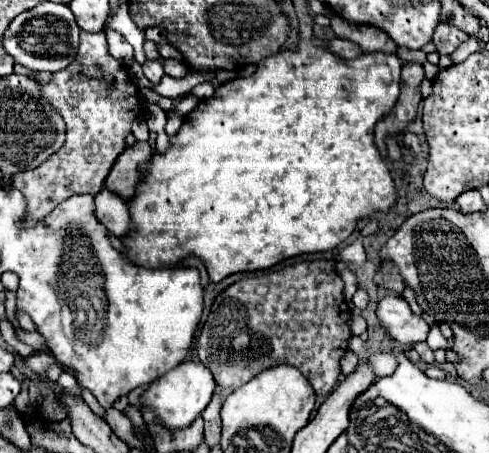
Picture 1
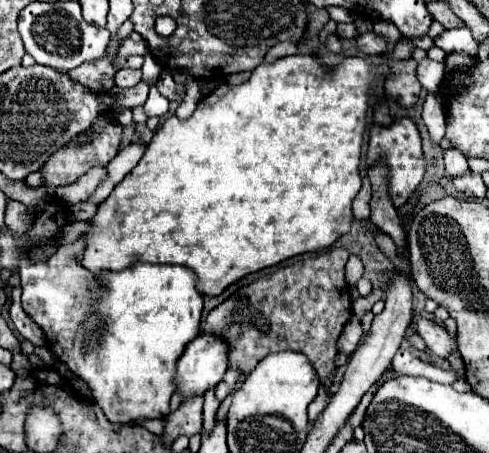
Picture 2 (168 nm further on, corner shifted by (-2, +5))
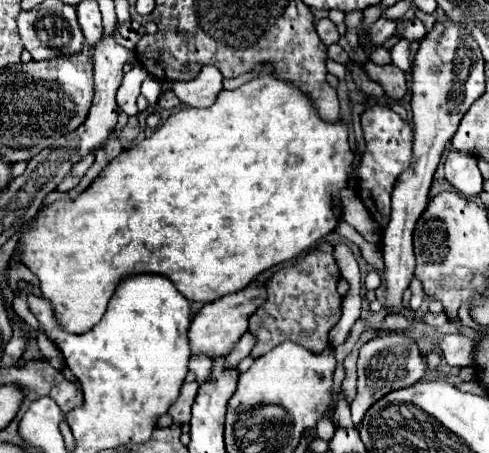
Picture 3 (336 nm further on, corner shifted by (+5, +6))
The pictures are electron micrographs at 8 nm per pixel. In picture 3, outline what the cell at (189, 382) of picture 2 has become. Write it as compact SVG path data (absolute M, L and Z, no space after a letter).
M248 285L232 295L224 295L212 305L204 305L200 313L192 319L192 325L188 329L188 339L190 339L190 351L192 355L208 355L210 359L226 357L238 343L238 339L248 331L248 317L252 311L256 311L264 303L266 291L264 285Z

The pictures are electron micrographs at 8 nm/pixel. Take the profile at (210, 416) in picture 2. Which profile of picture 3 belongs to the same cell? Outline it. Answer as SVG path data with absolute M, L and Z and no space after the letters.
M194 355L194 357L190 359L190 371L196 375L196 383L202 385L202 383L210 377L212 359L206 357L206 355Z

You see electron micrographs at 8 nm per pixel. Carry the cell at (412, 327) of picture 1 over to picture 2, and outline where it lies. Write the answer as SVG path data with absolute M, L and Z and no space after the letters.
M415 314L415 320L417 320L417 322L415 322L417 334L421 334L421 338L425 340L427 348L429 348L435 356L439 356L439 358L443 358L443 360L447 360L451 354L457 354L457 356L459 356L457 338L451 336L443 326L439 326L439 324L435 324L435 322L419 316L419 314Z

